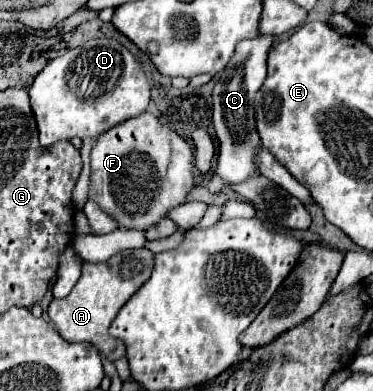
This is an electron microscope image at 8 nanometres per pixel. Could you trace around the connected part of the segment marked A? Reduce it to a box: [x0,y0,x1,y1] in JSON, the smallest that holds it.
[49,249,155,361]

